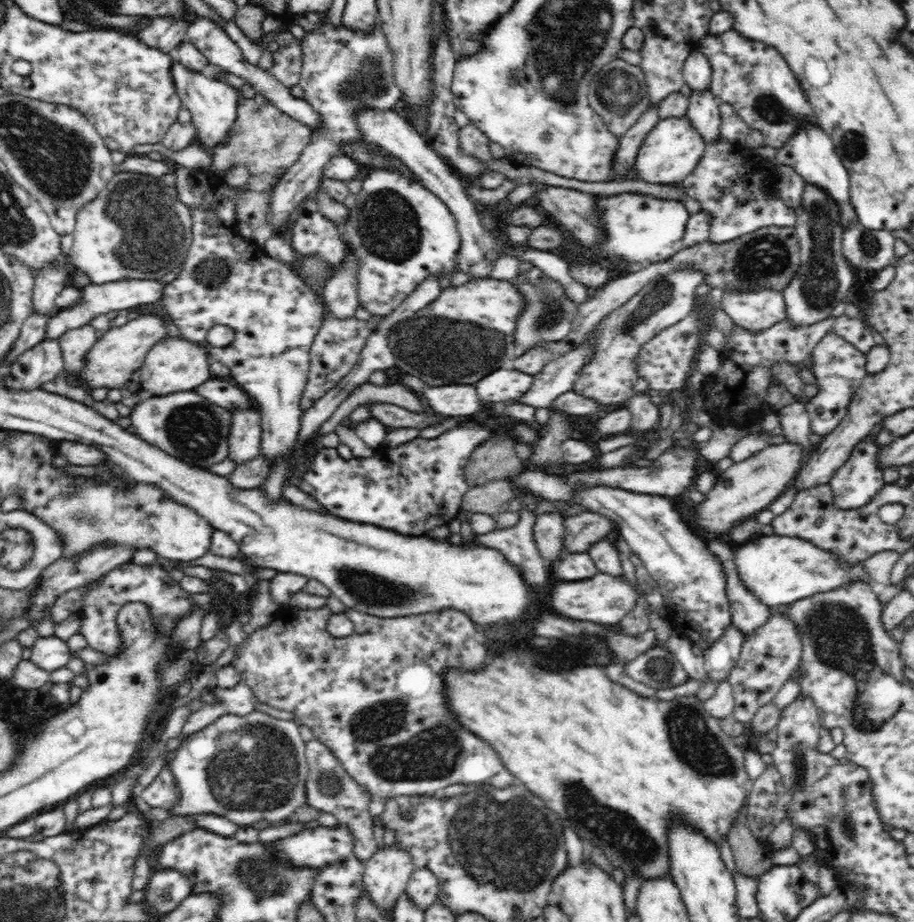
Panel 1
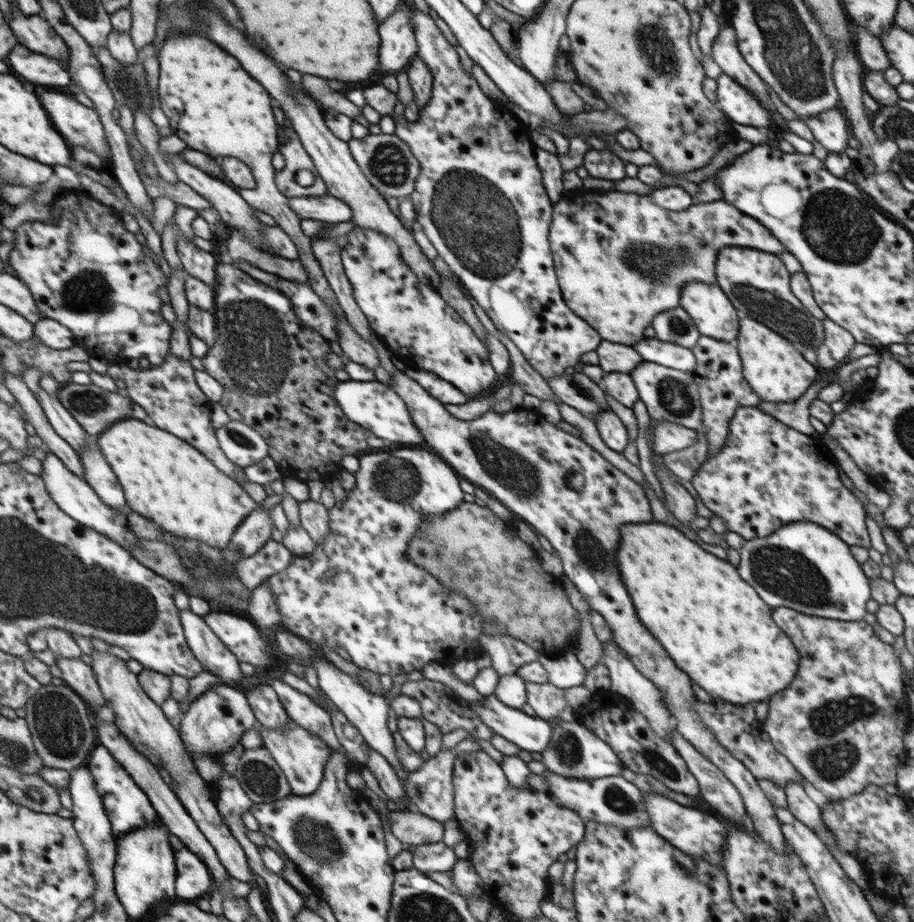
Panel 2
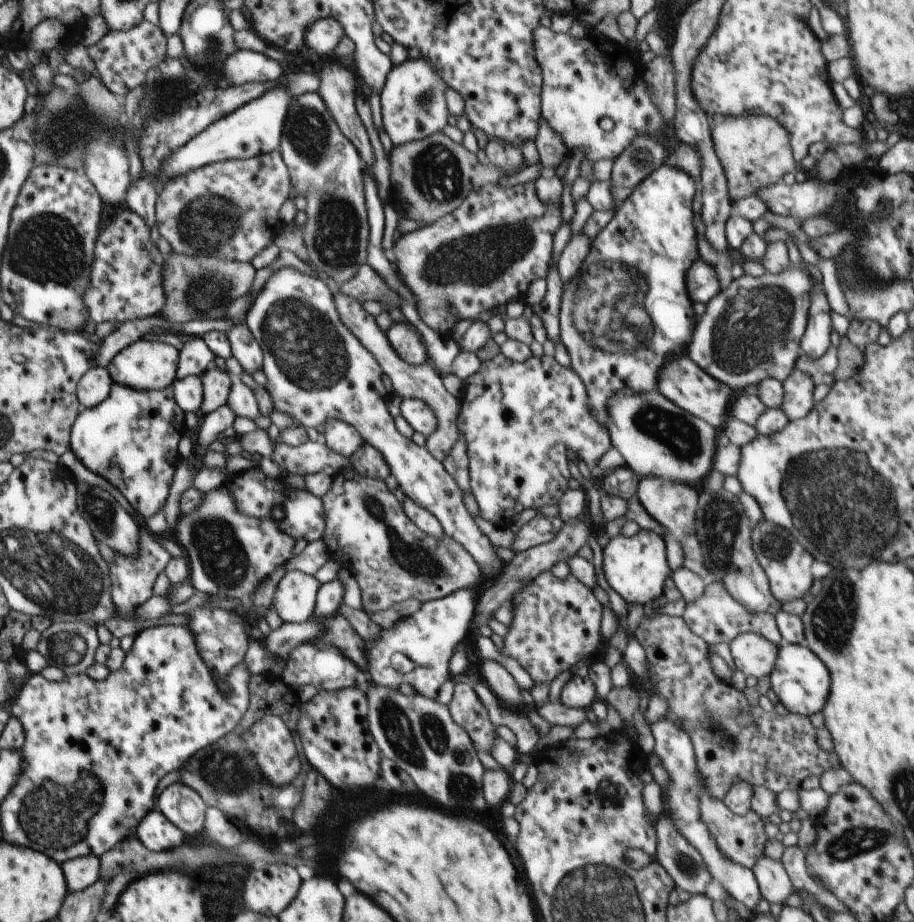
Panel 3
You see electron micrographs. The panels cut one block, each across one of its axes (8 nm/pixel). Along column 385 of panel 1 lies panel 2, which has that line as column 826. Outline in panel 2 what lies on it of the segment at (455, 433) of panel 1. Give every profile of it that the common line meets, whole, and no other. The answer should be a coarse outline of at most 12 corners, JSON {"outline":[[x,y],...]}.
{"outline":[[757,406],[692,477],[750,541],[802,520],[871,547],[824,440]]}

